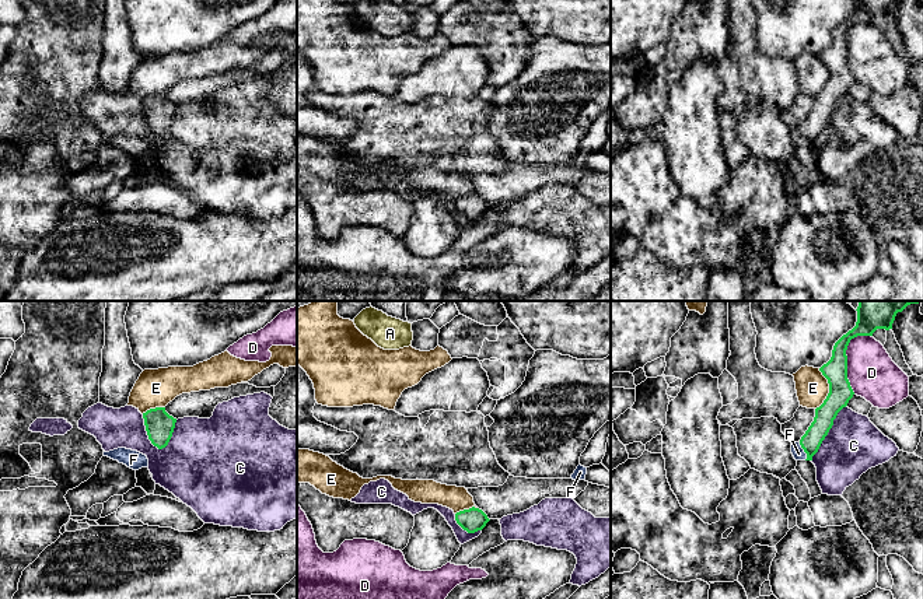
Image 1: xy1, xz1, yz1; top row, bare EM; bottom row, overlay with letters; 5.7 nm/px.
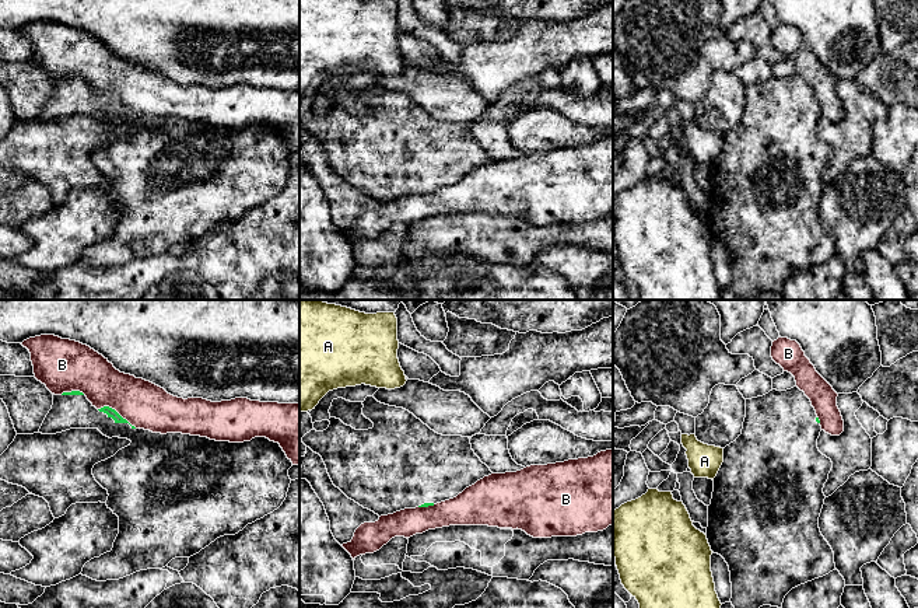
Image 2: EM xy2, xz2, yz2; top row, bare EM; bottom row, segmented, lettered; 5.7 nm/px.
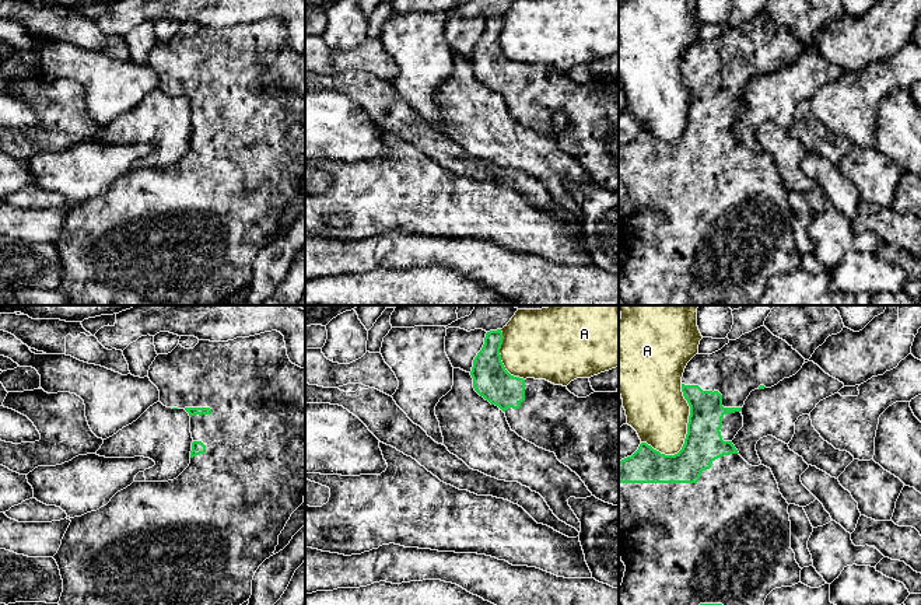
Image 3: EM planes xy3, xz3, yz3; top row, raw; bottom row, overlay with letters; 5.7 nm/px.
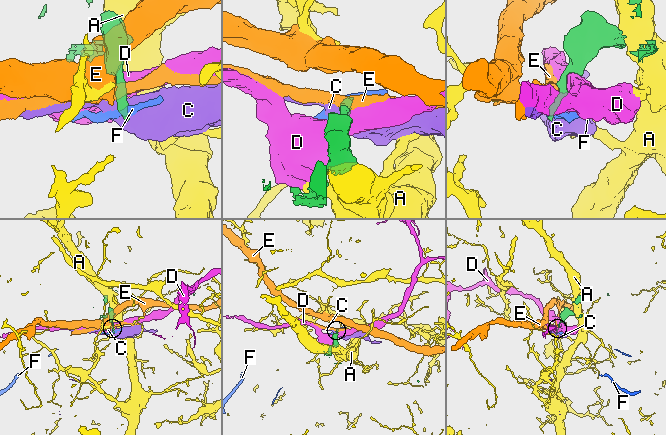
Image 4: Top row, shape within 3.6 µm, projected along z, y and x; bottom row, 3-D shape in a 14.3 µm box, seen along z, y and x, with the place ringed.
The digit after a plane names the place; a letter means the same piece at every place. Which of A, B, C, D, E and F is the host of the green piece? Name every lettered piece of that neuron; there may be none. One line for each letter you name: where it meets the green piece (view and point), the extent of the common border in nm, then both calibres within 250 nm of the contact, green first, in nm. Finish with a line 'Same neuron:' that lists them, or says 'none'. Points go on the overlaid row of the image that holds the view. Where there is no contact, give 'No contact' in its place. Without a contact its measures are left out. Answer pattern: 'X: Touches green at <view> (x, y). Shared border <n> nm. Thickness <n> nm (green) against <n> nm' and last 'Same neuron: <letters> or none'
Same neuron: none

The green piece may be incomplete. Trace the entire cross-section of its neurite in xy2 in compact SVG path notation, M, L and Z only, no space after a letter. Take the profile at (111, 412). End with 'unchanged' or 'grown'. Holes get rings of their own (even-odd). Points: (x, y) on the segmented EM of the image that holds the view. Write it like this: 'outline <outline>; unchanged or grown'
outline M80 391L53 394L53 405L38 433L98 429L132 443L94 465L95 481L108 490L106 506L119 517L119 534L111 552L94 558L81 574L97 581L119 580L140 570L162 569L175 558L190 558L217 538L235 535L248 524L277 510L291 483L291 460L278 443L266 437L230 443L182 433L136 429L115 409L97 409Z; grown

